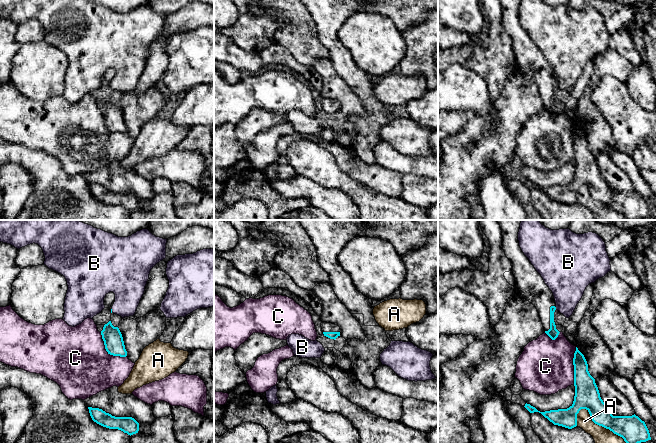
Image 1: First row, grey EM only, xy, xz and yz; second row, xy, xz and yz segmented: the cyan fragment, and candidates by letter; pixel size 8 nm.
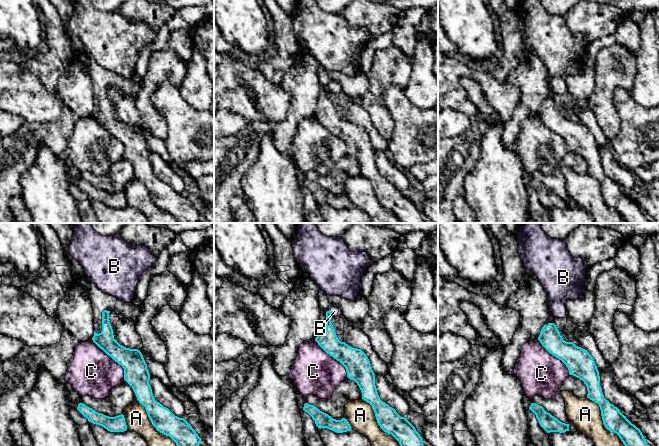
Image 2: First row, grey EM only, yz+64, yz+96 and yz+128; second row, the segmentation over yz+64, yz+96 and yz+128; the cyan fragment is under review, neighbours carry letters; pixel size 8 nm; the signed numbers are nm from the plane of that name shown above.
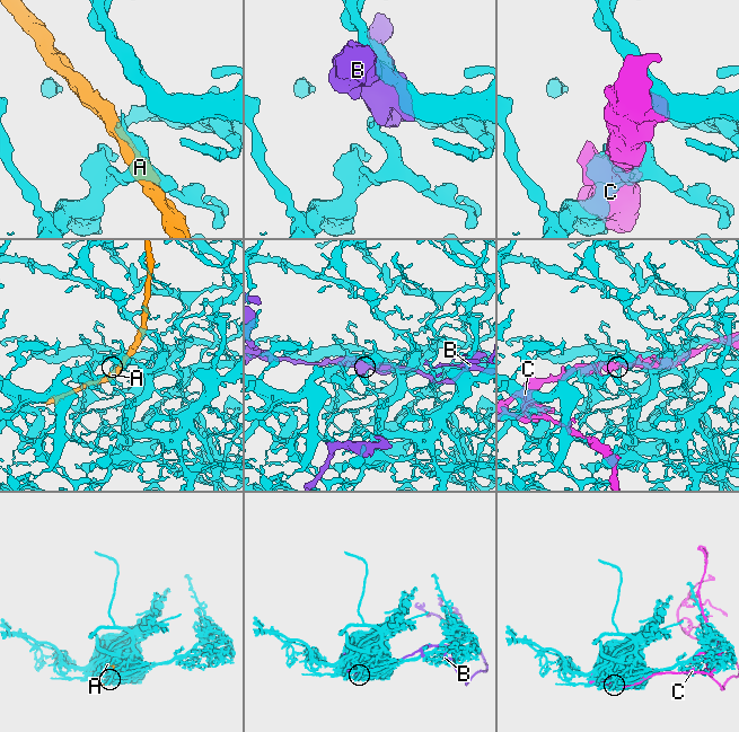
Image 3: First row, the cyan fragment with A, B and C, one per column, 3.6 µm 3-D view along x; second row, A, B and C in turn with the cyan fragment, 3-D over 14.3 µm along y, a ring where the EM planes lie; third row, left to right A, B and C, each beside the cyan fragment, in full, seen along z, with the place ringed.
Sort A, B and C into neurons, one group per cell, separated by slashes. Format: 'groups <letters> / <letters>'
groups A / B / C

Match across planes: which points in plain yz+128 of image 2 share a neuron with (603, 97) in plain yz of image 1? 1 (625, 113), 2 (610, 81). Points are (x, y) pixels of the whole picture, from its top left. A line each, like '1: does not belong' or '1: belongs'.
1: belongs
2: does not belong

